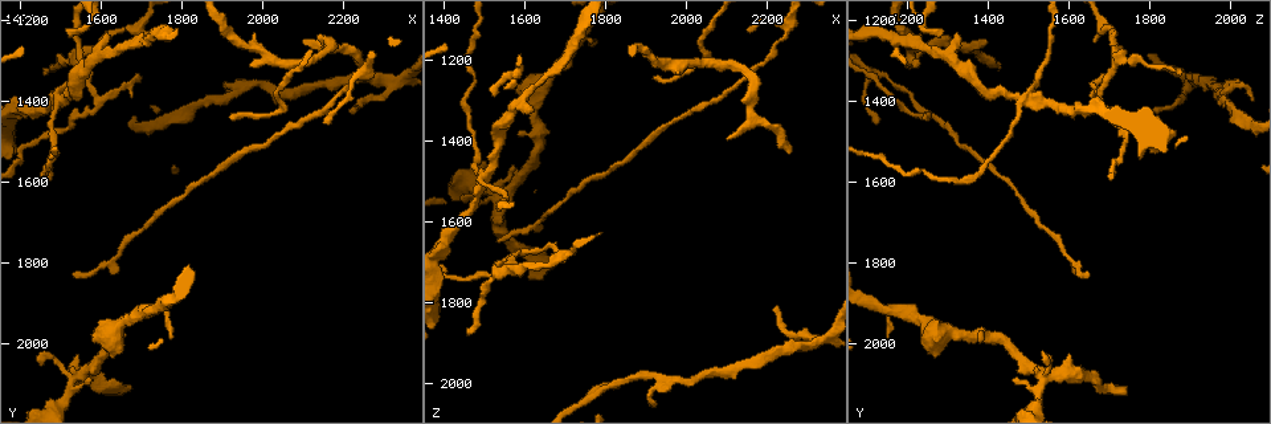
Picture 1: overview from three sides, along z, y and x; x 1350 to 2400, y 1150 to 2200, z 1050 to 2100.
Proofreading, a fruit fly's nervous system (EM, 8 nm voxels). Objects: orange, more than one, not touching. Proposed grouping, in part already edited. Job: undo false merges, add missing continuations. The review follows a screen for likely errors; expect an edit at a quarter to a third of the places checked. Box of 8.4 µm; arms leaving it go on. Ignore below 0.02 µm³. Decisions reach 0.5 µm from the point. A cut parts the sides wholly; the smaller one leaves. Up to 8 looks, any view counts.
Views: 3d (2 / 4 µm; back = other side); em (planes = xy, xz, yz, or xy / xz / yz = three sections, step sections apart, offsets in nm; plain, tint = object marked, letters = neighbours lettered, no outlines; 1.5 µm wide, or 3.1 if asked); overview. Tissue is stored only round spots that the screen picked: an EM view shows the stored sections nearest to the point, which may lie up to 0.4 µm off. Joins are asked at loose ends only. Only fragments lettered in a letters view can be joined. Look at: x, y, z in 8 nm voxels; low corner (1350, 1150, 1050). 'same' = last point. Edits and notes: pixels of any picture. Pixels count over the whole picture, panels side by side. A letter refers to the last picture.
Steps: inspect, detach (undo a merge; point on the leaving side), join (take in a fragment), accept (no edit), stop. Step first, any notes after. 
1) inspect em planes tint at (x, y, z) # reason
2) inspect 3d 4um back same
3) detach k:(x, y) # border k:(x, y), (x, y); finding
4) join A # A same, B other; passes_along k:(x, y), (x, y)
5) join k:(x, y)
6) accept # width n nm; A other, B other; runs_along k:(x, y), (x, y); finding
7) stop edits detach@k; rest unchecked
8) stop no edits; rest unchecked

inspect 3d 2um at (1545, 2085, 1530) # three arms meet

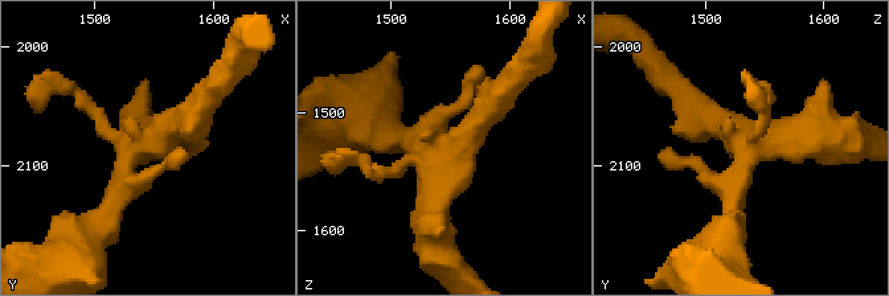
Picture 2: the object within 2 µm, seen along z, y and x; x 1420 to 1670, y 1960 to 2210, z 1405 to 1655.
inspect em planes plain at (1552, 2078, 1532) # need the tissue

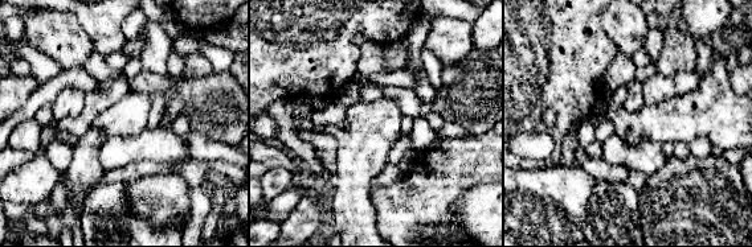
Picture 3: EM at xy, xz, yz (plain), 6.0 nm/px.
inspect em planes letters same

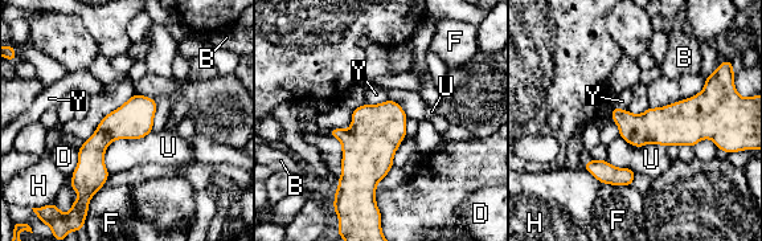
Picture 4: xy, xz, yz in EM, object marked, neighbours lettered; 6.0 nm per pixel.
accept # B other, D other, F other, H other, U other, Y other; one neuron here

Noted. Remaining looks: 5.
inspect 3d 4um at (1675, 2110, 1705) # branch stops here

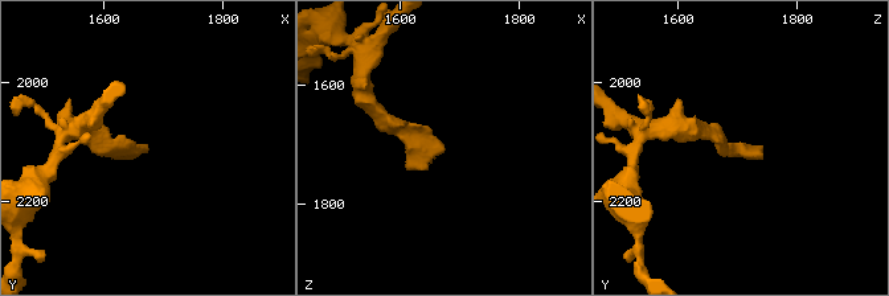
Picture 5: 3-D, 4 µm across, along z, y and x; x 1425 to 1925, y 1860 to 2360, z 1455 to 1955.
inspect em xz step 8 letters at (1680, 2105, 1710)

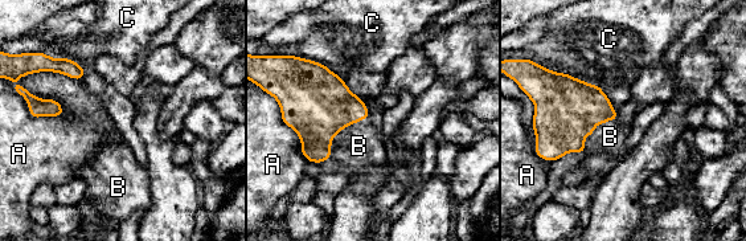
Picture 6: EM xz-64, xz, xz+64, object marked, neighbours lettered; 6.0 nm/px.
inspect em planes letters same

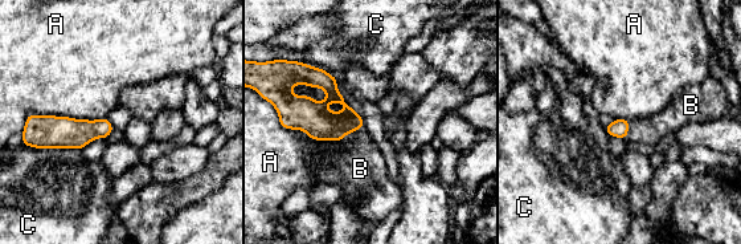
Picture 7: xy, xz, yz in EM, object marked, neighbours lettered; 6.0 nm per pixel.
join B # longest_contact A 480 nm; A other, B same, C other; passes_along 7:(314, 118), (351, 131), (360, 169); the neuron continues

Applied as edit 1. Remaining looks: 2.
inspect overview

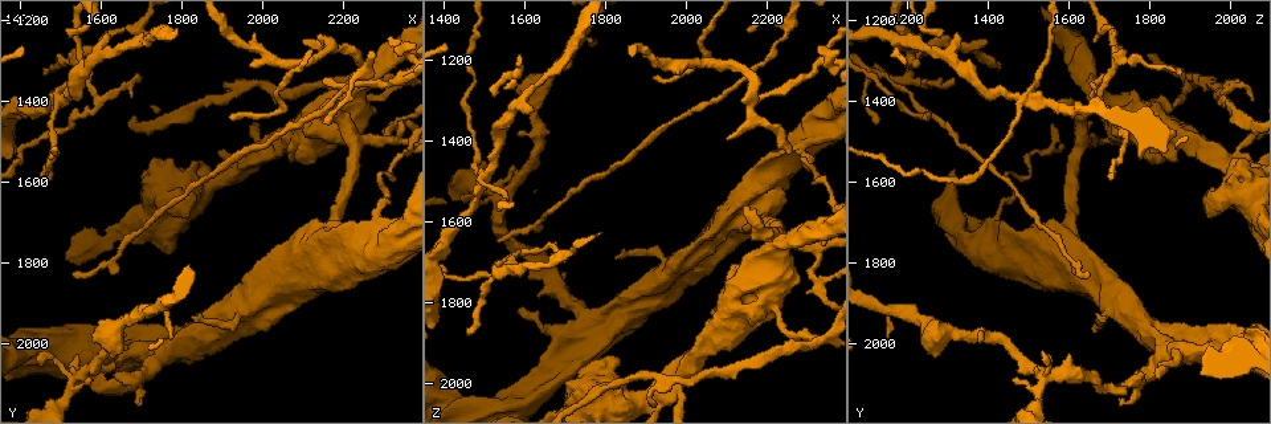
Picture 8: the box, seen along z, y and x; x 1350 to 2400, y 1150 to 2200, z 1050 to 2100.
inspect em planes letters at (1830, 1935, 1685) # thin end

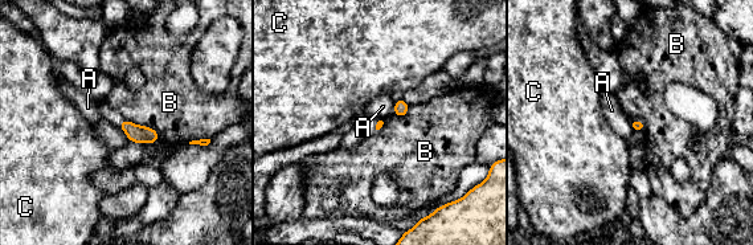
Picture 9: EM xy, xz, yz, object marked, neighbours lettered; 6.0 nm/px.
accept # A other, B other, C other; border 9:(395, 102), (392, 113); no lettered fragment goes on from it

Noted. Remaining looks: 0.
stop edits join@7; rest unchecked

